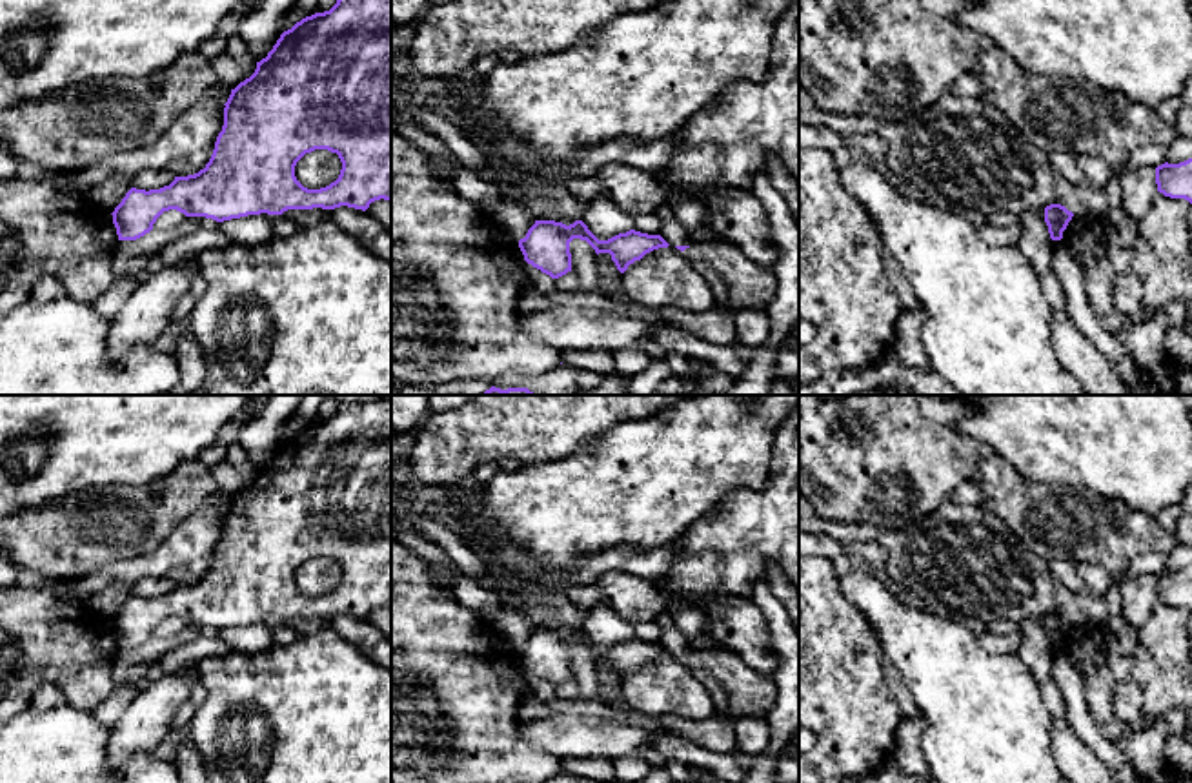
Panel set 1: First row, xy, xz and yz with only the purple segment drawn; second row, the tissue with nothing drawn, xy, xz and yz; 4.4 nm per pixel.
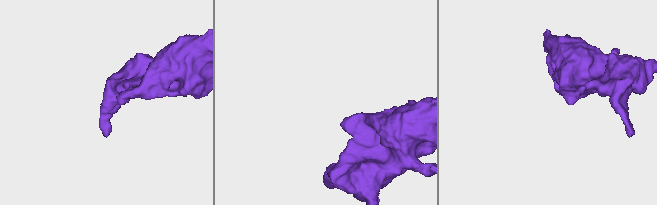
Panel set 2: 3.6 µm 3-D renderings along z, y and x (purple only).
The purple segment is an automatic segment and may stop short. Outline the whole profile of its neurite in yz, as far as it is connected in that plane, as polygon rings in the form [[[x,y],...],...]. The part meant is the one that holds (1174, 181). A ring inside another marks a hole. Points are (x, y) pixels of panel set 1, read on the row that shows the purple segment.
[[[1192,158],[1179,164],[1156,168],[1157,191],[1170,198],[1185,198],[1192,204]]]

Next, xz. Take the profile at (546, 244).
[[[535,220],[526,237],[519,240],[519,248],[528,264],[551,279],[559,279],[571,271],[570,242],[573,239],[586,240],[597,255],[610,253],[621,273],[646,253],[670,246],[661,235],[635,229],[599,240],[582,220],[575,220],[570,226],[555,220]]]

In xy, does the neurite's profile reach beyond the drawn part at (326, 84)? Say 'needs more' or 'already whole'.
already whole

